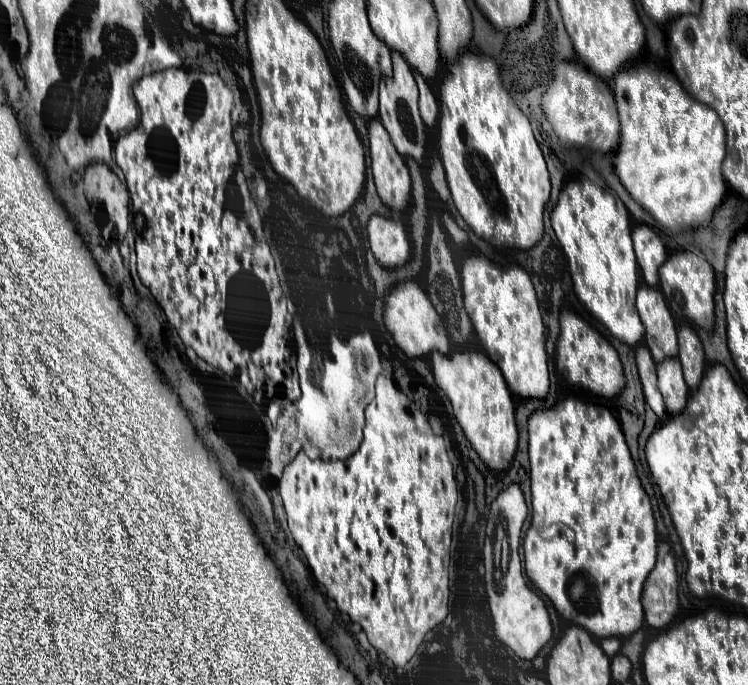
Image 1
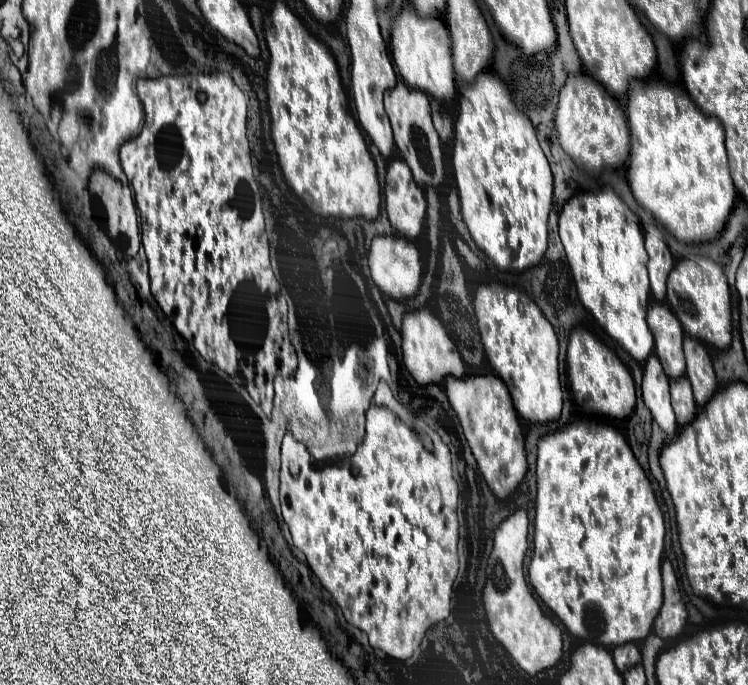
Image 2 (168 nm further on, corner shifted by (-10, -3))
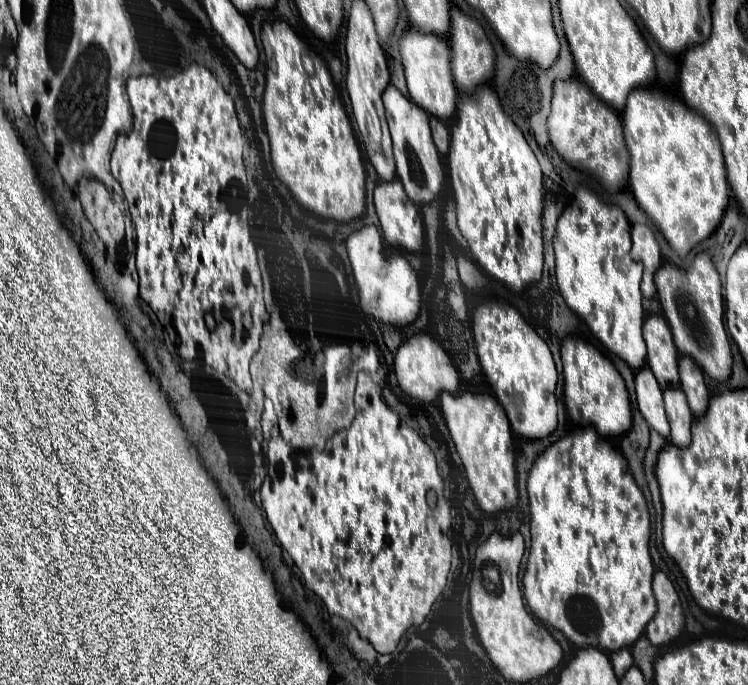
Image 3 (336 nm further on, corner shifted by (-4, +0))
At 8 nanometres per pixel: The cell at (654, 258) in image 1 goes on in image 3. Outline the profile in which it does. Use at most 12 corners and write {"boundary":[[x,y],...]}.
{"boundary":[[648,225],[632,227],[632,257],[644,265],[642,295],[656,295],[654,273],[662,265]]}

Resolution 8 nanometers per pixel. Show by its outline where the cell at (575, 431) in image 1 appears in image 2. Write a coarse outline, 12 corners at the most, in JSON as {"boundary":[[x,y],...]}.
{"boundary":[[624,436],[538,442],[528,580],[592,644],[644,640],[664,518]]}

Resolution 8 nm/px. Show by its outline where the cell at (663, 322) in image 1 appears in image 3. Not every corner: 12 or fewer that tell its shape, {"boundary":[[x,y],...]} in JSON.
{"boundary":[[660,315],[644,321],[648,367],[662,389],[676,387],[678,349]]}

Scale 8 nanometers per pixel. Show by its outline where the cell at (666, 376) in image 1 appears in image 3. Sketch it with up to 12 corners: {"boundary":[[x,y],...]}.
{"boundary":[[680,387],[664,391],[670,441],[688,447],[692,411]]}

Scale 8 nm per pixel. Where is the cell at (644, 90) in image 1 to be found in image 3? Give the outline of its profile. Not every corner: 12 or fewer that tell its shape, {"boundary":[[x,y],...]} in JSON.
{"boundary":[[628,95],[634,199],[686,257],[728,205],[720,139],[682,99]]}

